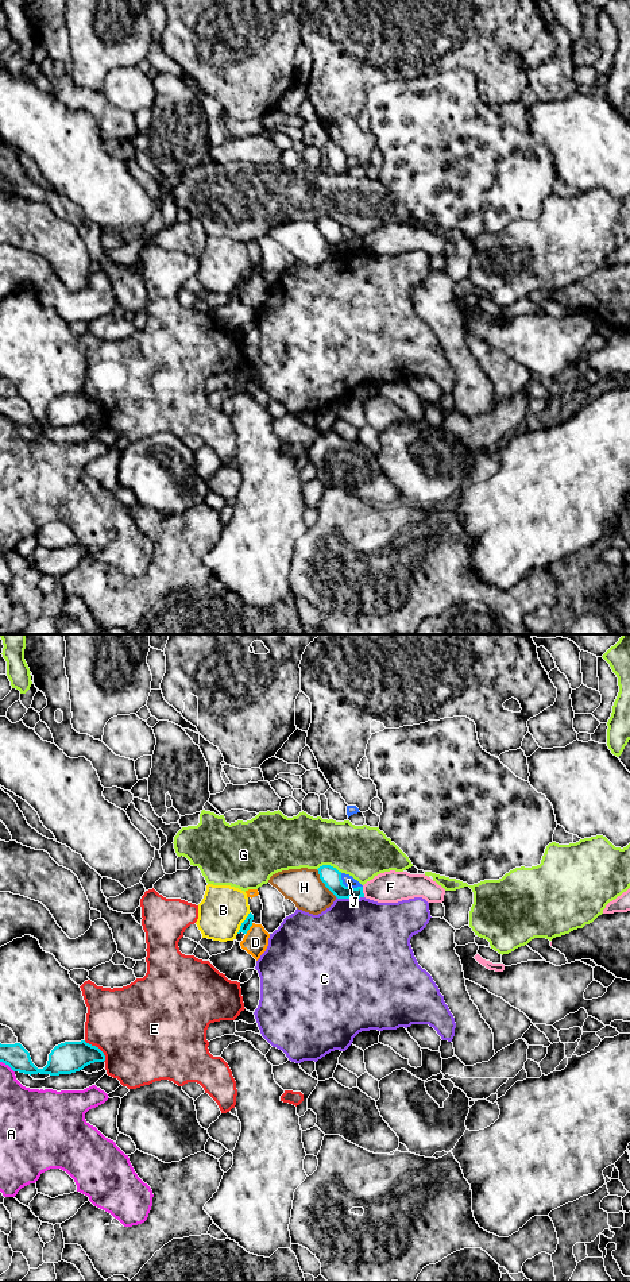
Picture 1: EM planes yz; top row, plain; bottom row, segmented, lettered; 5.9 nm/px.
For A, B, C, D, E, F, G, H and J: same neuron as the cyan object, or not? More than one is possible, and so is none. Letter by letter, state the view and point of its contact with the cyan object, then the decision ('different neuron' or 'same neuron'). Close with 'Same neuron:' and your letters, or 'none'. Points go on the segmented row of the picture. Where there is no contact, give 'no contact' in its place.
A: meets cyan in yz at (7, 1064); different neuron
B: meets cyan in yz at (243, 922); different neuron
C: meets cyan in yz at (350, 896); different neuron
D: meets cyan in yz at (248, 929); different neuron
E: meets cyan in yz at (97, 1047); different neuron
F: meets cyan in yz at (362, 892); same neuron
G: meets cyan in yz at (329, 865); different neuron
H: meets cyan in yz at (323, 881); different neuron
J: meets cyan in yz at (348, 887); different neuron
Same neuron: F

